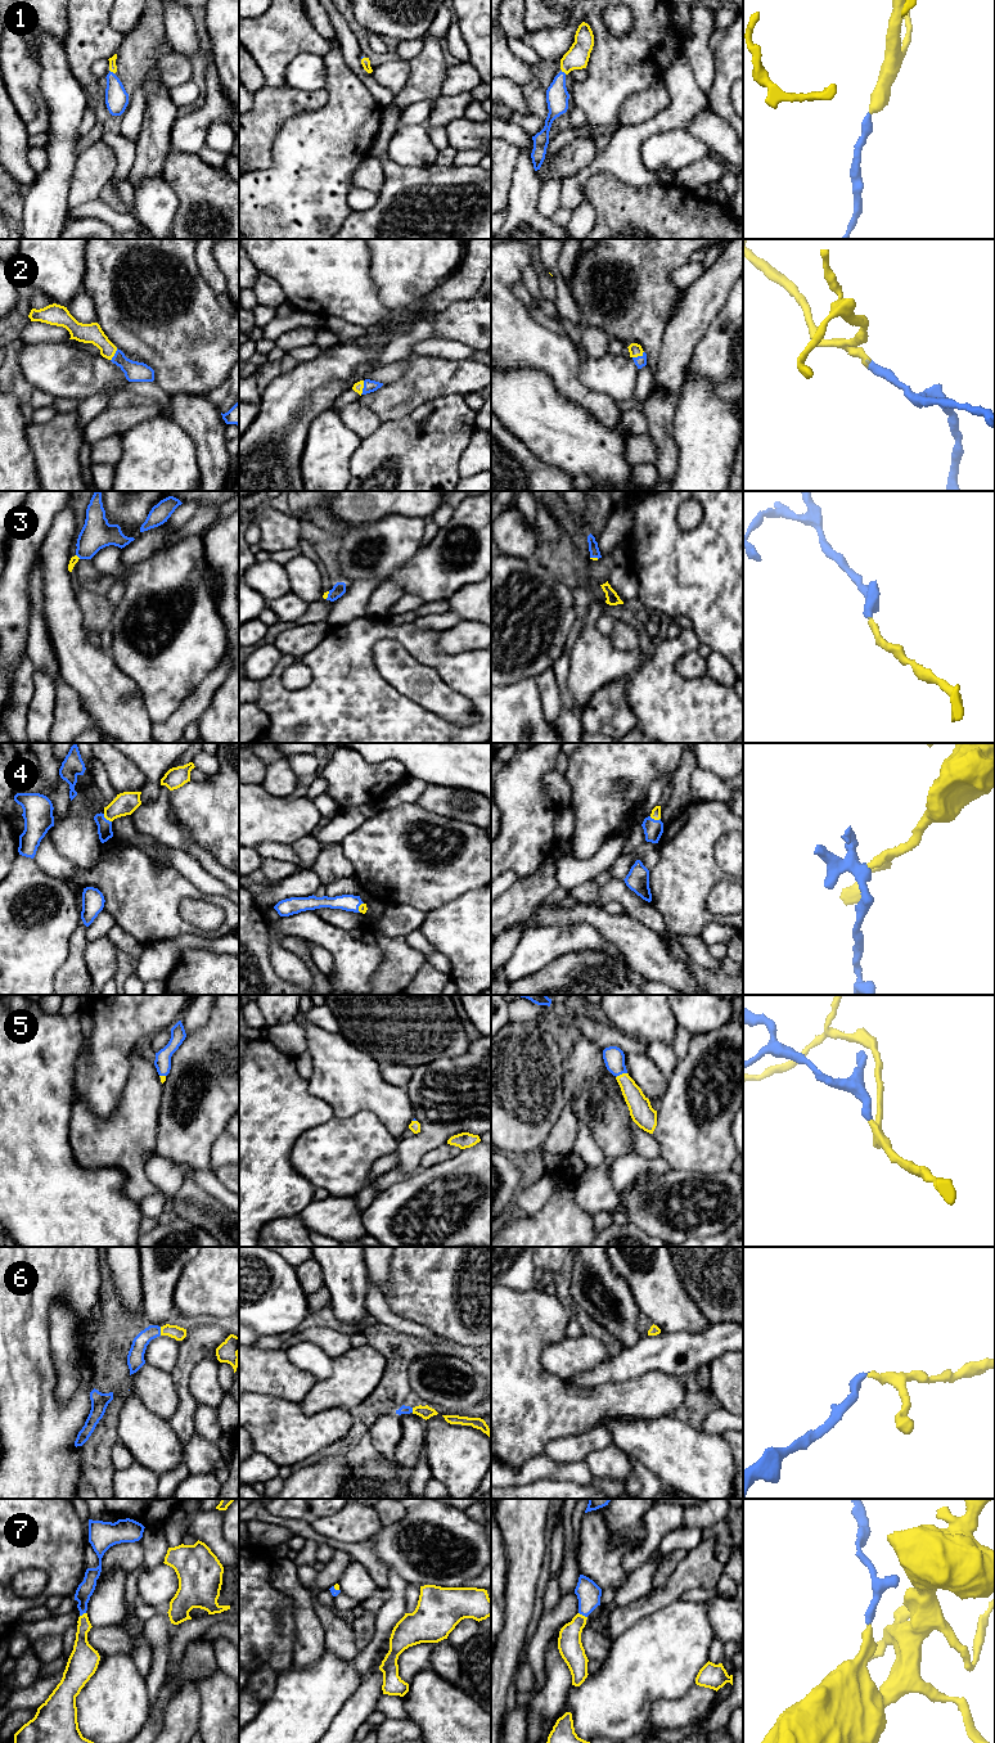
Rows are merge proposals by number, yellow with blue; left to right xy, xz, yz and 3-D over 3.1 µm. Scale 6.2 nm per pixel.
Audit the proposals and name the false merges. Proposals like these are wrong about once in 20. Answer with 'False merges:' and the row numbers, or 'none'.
False merges: none

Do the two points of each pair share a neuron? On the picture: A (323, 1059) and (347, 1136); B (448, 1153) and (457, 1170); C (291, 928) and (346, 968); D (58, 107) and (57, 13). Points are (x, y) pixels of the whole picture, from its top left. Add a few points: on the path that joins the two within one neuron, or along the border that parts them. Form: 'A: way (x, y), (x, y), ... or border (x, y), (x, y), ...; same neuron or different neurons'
A: border (372, 1112), (363, 1111), (346, 1117), (334, 1117); different neurons
B: border (462, 1149), (457, 1154), (423, 1169); different neurons
C: way (307, 928), (322, 933), (340, 951); same neuron
D: border (43, 30), (63, 44); different neurons

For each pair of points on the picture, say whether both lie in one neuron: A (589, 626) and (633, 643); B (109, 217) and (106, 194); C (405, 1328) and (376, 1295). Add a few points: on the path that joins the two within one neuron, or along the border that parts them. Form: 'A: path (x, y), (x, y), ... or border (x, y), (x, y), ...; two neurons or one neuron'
A: border (607, 636), (616, 648), (635, 651); two neurons
B: border (99, 198), (115, 210), (127, 214); two neurons
C: path (396, 1323), (376, 1304); one neuron

